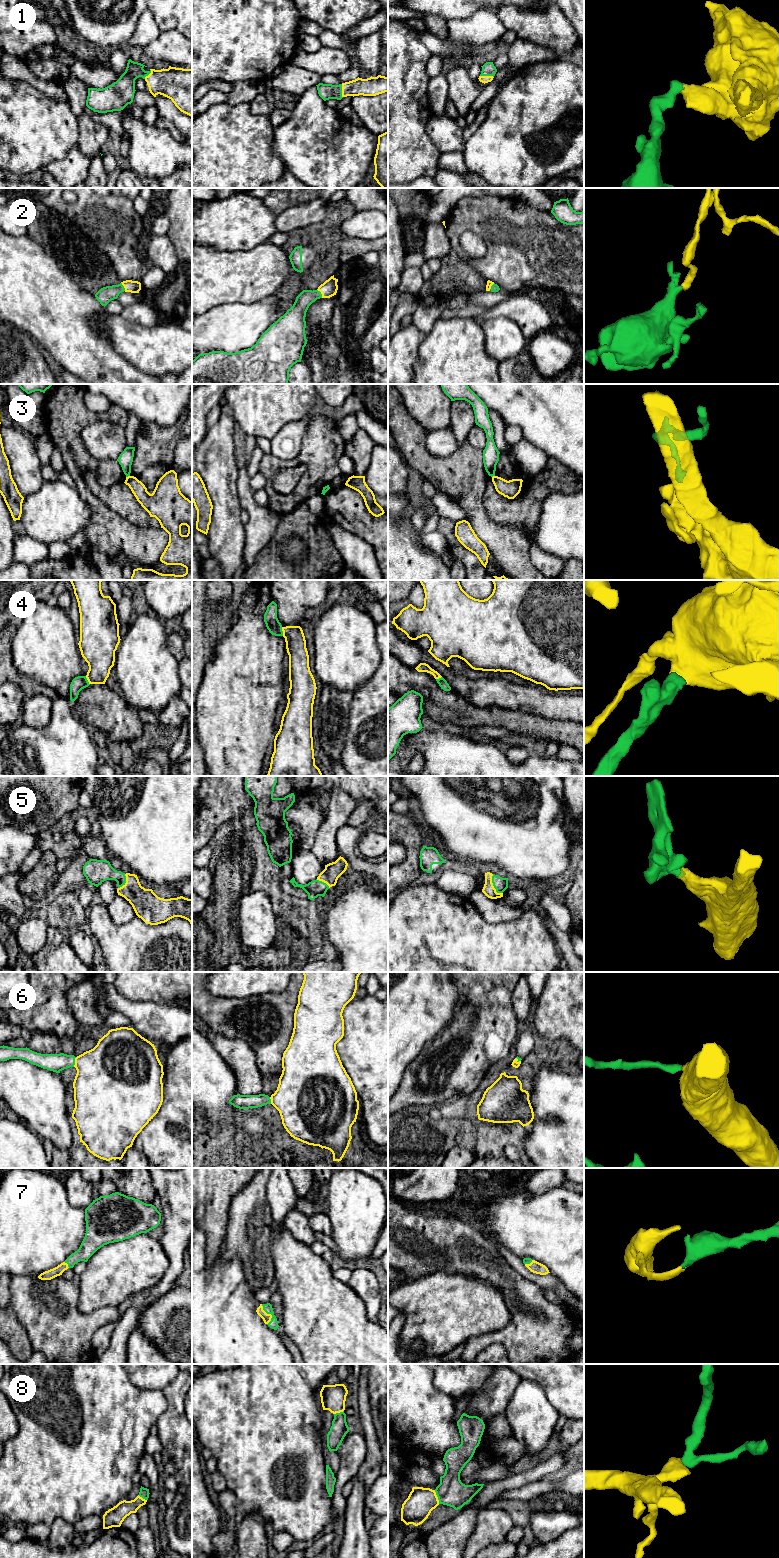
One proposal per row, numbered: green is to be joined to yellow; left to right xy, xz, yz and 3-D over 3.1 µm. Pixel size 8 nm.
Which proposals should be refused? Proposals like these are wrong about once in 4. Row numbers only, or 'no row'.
3

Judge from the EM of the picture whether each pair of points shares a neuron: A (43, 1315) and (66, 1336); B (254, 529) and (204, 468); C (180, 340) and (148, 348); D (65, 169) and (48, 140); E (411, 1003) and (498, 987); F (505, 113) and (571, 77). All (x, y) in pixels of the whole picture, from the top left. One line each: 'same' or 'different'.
A: same
B: different
C: same
D: different
E: different
F: same

